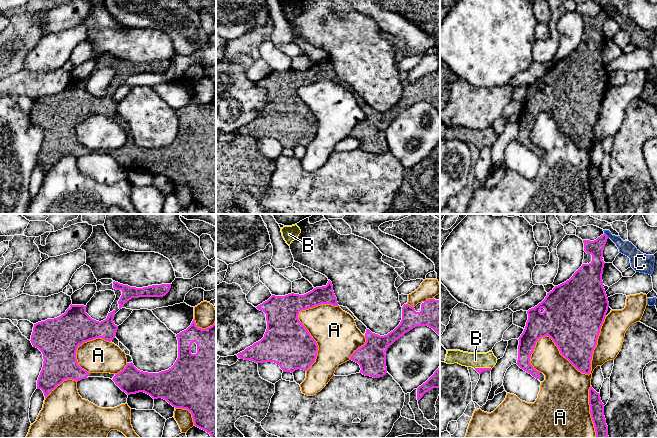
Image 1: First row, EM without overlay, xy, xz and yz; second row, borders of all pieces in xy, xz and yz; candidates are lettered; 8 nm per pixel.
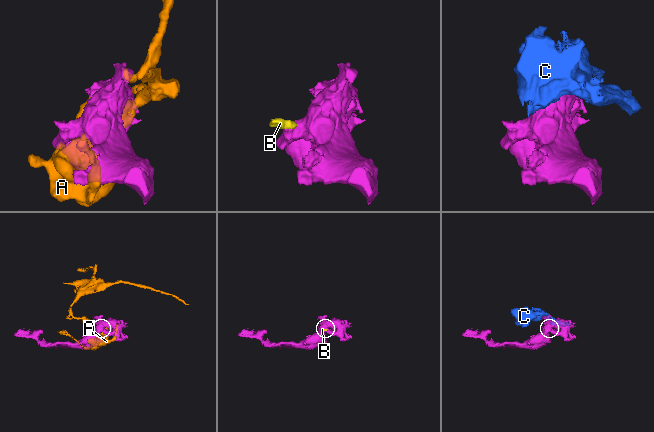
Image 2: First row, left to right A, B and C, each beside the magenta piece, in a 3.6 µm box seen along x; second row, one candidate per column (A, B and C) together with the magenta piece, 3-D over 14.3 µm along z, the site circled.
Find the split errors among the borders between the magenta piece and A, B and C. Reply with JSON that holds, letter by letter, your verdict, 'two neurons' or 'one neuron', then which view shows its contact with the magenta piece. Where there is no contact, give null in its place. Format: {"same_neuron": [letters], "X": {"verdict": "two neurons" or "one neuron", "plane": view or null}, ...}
{"same_neuron": ["B"], "A": {"verdict": "two neurons", "plane": "yz"}, "B": {"verdict": "one neuron", "plane": "yz"}, "C": {"verdict": "two neurons", "plane": "yz"}}

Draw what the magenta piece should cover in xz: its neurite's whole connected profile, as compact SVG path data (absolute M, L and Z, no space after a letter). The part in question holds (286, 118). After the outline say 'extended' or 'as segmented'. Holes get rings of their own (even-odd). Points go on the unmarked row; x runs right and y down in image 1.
M332 58L326 62L316 63L304 70L288 70L285 72L272 71L267 77L256 84L266 90L267 105L264 113L237 130L238 134L250 136L255 139L274 138L283 148L293 149L297 145L307 147L315 138L318 121L305 102L299 97L298 90L302 86L313 84L321 80L338 82L337 74L333 67Z; as segmented

